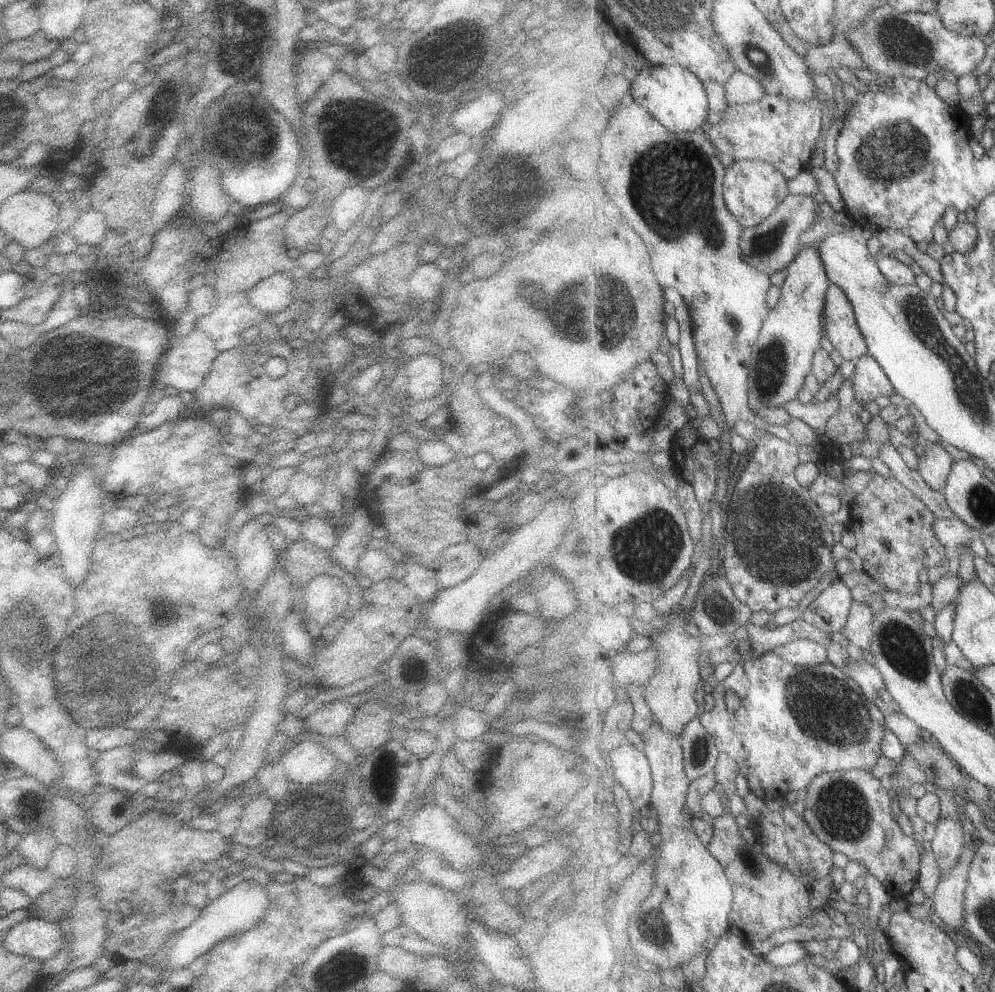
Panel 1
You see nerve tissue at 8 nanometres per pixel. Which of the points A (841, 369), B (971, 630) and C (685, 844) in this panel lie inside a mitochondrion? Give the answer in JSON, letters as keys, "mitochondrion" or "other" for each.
{"A":"other","B":"other","C":"other"}

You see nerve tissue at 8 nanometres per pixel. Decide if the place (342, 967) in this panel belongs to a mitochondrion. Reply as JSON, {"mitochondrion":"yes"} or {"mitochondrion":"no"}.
{"mitochondrion":"yes"}

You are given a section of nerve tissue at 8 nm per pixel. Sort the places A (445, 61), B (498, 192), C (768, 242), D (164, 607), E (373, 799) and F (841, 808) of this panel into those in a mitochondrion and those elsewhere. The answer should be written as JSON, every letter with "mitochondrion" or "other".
{"A":"mitochondrion","B":"mitochondrion","C":"mitochondrion","D":"mitochondrion","E":"other","F":"mitochondrion"}

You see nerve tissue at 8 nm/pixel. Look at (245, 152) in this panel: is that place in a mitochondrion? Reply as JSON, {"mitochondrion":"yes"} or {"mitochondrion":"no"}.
{"mitochondrion":"yes"}

